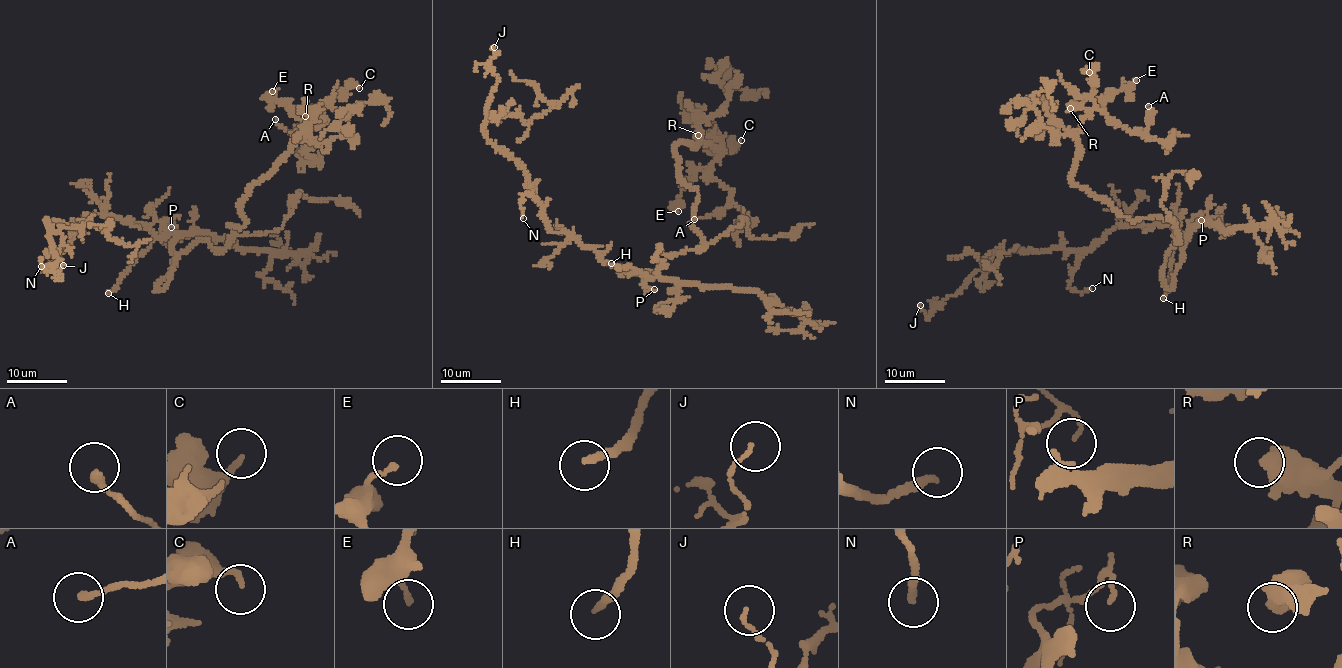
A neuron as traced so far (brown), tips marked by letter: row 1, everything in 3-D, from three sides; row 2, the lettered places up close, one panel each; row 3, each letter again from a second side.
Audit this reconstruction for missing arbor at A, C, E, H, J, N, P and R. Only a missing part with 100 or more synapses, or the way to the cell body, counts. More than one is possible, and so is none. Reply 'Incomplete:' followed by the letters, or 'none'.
Incomplete: H

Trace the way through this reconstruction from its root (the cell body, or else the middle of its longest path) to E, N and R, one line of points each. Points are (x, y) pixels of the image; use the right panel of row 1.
E: (1173, 285), (1162, 277), (1174, 233), (1180, 240), (1171, 222), (1128, 221), (1072, 180), (1084, 118), (1136, 80)
N: (1173, 285), (1191, 229), (1181, 233), (1166, 224), (1121, 225), (1078, 254), (1069, 284), (1079, 292), (1092, 288)
R: (1173, 285), (1162, 277), (1180, 240), (1171, 222), (1128, 221), (1074, 185), (1089, 112), (1070, 108)

